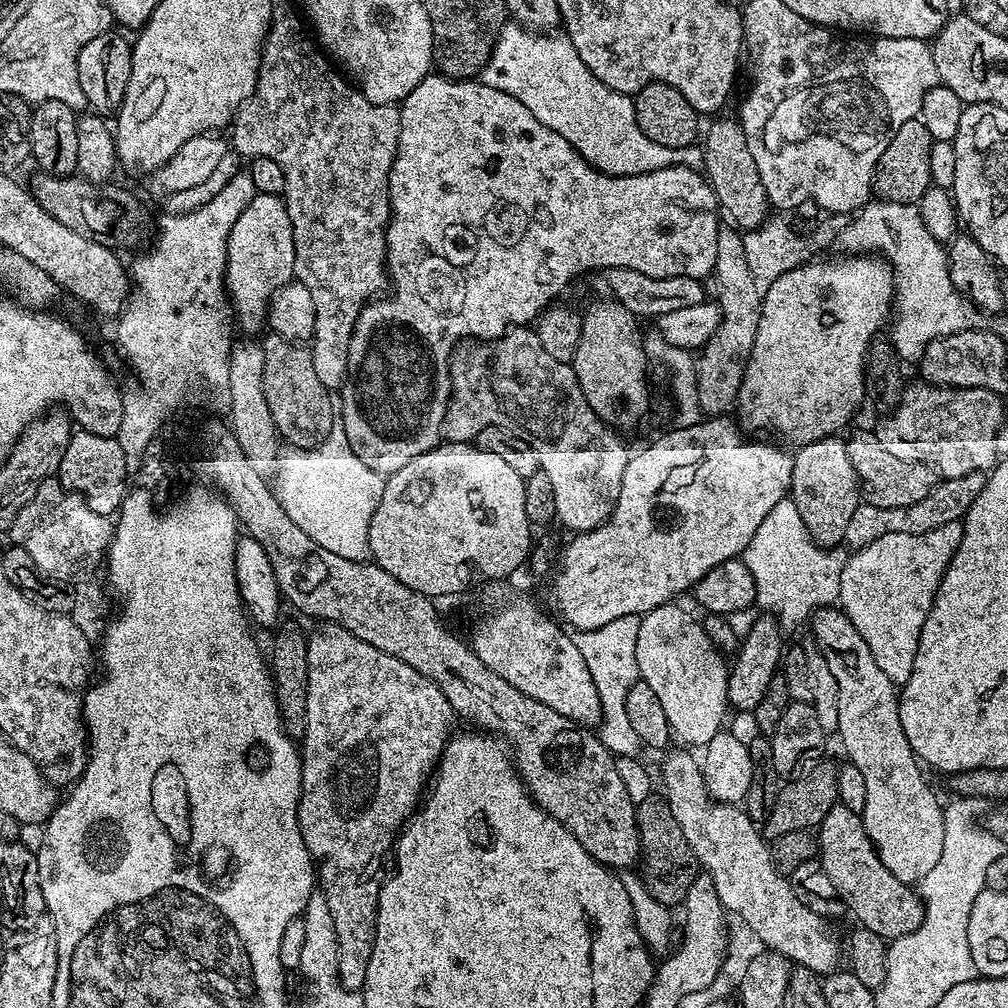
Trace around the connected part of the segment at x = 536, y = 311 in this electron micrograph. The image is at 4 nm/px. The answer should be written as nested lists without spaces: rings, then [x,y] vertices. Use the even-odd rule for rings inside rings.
[[[429,74],[425,80],[418,82],[418,86],[414,86],[414,90],[410,90],[399,109],[398,147],[388,183],[388,193],[392,199],[386,261],[390,291],[383,298],[376,298],[365,304],[358,314],[358,322],[354,326],[348,347],[348,375],[339,393],[340,398],[338,396],[338,420],[346,430],[350,450],[358,454],[358,458],[362,458],[362,462],[366,462],[370,470],[385,478],[402,470],[402,466],[406,466],[410,458],[418,458],[418,454],[426,454],[441,443],[448,401],[452,394],[449,365],[454,349],[461,342],[493,341],[504,336],[513,326],[531,325],[579,272],[588,272],[592,267],[600,268],[599,270],[629,268],[650,278],[685,276],[703,281],[704,276],[712,276],[714,258],[718,258],[718,234],[722,227],[722,216],[718,211],[714,190],[697,169],[675,164],[672,168],[637,176],[610,176],[607,172],[599,172],[580,157],[578,150],[574,150],[574,146],[570,146],[570,142],[566,142],[562,134],[554,134],[550,126],[542,126],[542,122],[538,122],[538,118],[534,118],[534,114],[530,114],[530,110],[526,110],[526,106],[522,106],[518,98],[510,98],[510,94],[494,90],[494,86],[486,86],[479,78],[453,80],[447,76]]]

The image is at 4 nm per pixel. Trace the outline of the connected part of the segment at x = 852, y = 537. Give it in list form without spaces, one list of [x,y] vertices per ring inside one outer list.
[[[985,473],[962,474],[962,478],[941,479],[922,502],[914,502],[909,508],[879,508],[873,504],[860,503],[854,510],[850,523],[846,526],[844,544],[849,549],[865,548],[877,538],[886,534],[926,534],[938,530],[938,526],[946,526],[946,522],[963,521],[970,510],[974,498],[984,488]]]

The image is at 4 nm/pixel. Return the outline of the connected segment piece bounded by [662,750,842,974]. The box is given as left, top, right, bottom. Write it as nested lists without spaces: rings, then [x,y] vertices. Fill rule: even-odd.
[[[669,751],[664,760],[664,789],[668,805],[672,807],[674,818],[678,826],[682,826],[682,834],[686,834],[686,842],[690,842],[692,853],[702,865],[703,871],[711,876],[714,890],[718,890],[718,898],[724,903],[725,909],[736,916],[761,940],[765,949],[777,952],[786,957],[793,965],[808,968],[817,974],[827,974],[837,971],[841,967],[842,948],[836,945],[825,921],[810,906],[806,906],[794,894],[789,877],[783,876],[774,866],[772,849],[769,841],[762,835],[748,816],[743,807],[733,806],[731,803],[717,803],[708,795],[707,784],[704,781],[701,761],[691,756],[691,751]]]

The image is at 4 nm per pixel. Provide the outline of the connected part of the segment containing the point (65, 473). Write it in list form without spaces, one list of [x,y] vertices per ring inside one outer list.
[[[83,430],[73,431],[66,446],[66,454],[62,454],[58,479],[69,492],[78,493],[86,502],[86,506],[94,510],[94,514],[109,518],[119,513],[120,504],[130,491],[130,473],[126,466],[126,457],[122,454],[122,446],[118,446],[116,438],[90,434]]]

